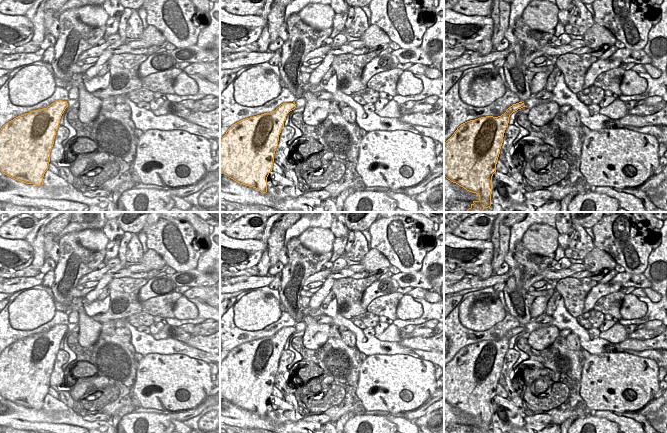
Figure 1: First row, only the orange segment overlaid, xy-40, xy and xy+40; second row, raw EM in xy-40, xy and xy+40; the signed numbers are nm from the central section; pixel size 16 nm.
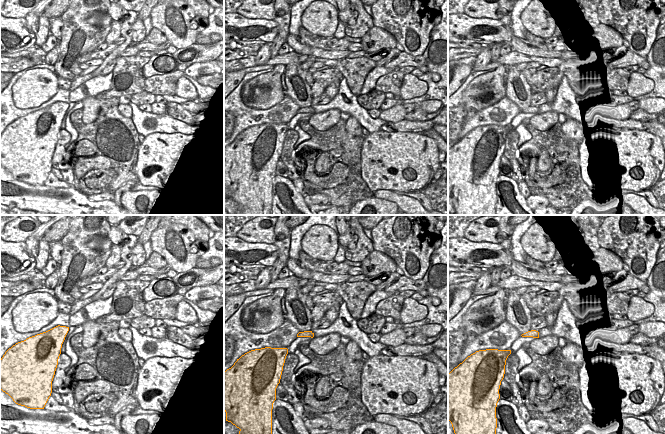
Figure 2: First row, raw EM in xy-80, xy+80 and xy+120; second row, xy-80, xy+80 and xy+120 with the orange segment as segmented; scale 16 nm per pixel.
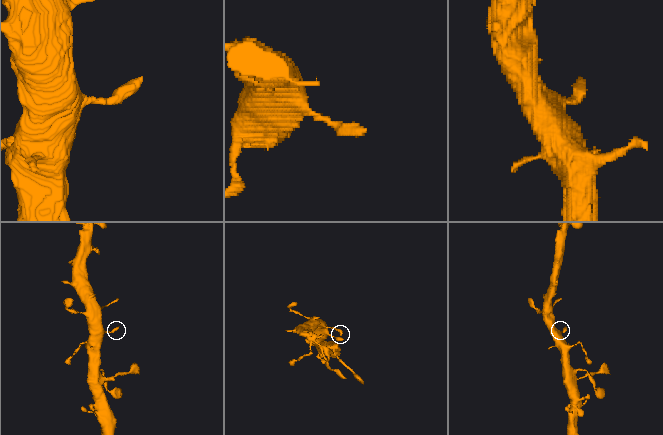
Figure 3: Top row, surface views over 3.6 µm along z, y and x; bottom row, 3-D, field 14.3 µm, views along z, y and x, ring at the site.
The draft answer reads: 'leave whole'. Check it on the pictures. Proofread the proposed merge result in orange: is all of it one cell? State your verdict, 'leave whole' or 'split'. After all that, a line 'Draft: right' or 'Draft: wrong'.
leave whole
Draft: right

